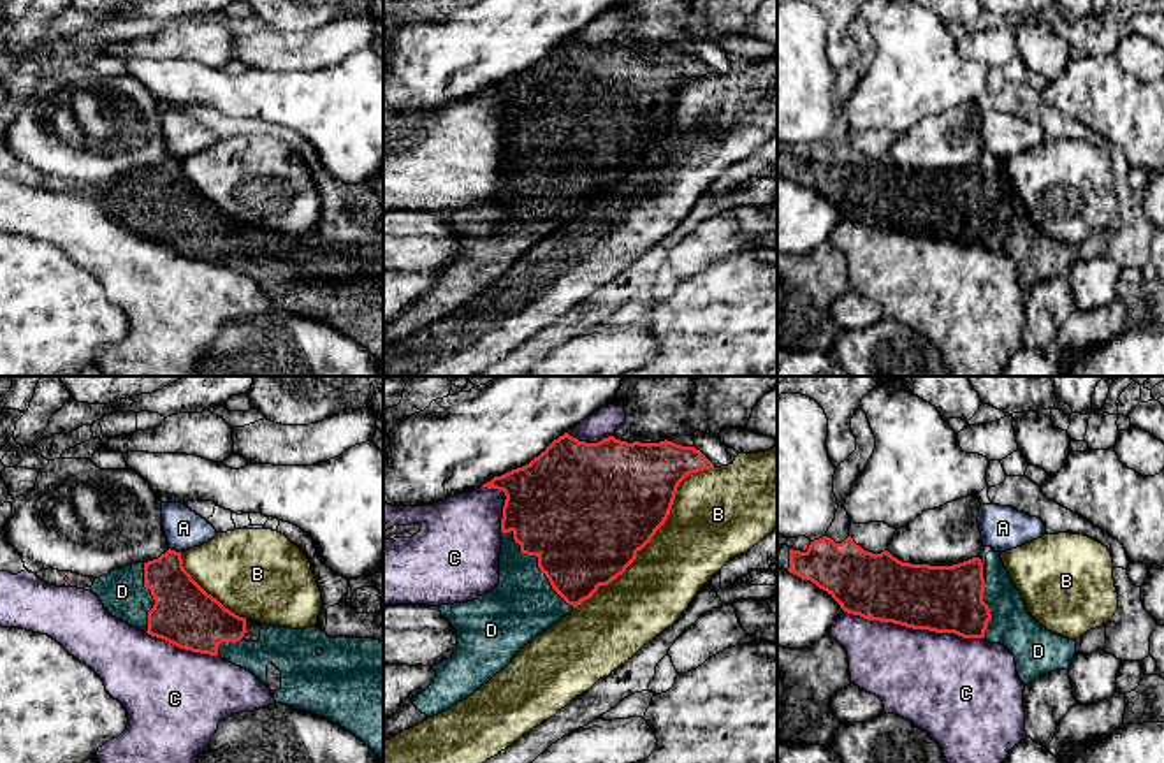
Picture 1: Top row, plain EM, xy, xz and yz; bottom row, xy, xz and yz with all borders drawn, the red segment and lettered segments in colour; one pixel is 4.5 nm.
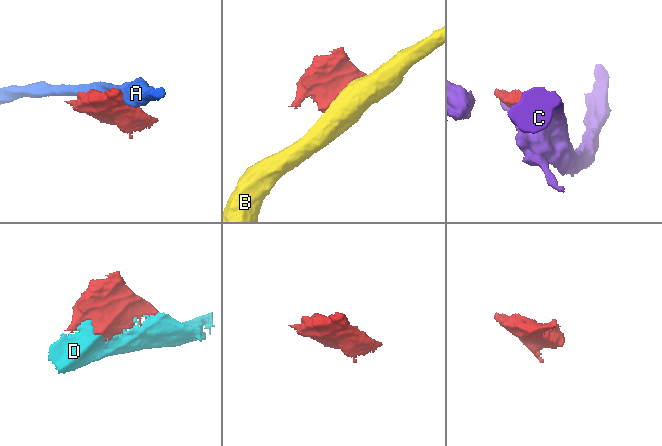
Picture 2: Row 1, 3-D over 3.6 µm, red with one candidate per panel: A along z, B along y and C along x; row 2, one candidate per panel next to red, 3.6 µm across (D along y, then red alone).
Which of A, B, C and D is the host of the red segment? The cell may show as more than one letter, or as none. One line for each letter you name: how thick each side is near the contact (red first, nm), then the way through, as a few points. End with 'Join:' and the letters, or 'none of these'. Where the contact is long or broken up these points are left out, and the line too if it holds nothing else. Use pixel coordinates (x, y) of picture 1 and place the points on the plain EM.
D: Thickness 500 nm (red) against 300 nm
Join: D

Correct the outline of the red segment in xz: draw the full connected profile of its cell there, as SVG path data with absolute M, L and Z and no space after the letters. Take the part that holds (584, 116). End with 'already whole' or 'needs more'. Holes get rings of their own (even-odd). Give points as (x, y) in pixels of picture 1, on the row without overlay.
M564 39L529 70L484 90L506 102L499 188L473 207L438 213L457 237L457 257L433 272L436 285L426 297L383 325L383 341L397 341L466 306L600 192L622 181L666 128L679 90L710 74L700 56L668 46L628 49L608 42L586 49Z; needs more

